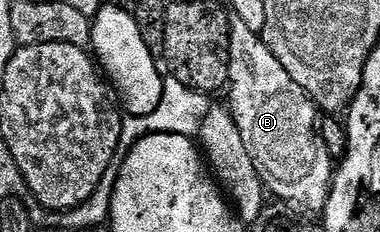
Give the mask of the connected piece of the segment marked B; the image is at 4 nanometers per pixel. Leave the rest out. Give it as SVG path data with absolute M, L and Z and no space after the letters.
M232 20L231 42L231 102L229 108L235 116L237 131L241 131L241 139L245 143L245 151L253 159L253 167L257 167L260 179L264 186L276 193L278 200L290 203L292 206L304 205L307 209L322 211L327 205L327 196L331 193L331 178L333 176L333 161L331 153L327 150L327 141L319 134L315 126L315 113L317 106L311 97L299 84L285 71L283 64L273 55L260 34L254 33L239 20Z

